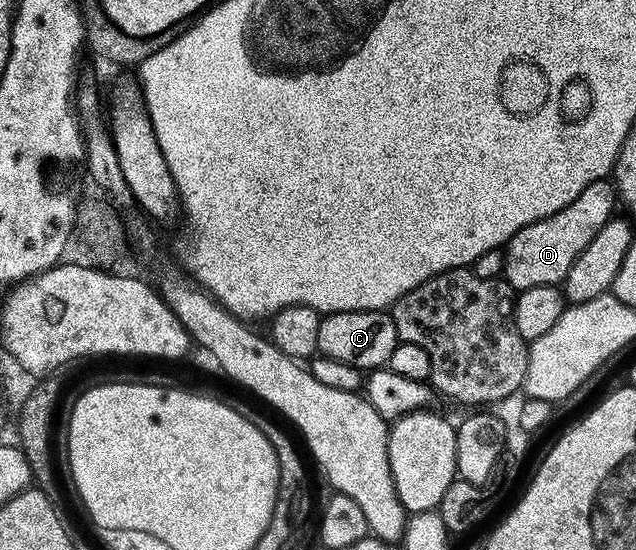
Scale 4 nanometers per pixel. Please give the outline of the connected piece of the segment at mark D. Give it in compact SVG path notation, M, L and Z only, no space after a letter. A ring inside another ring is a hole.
M609 179L592 182L564 210L556 210L556 214L548 214L548 218L540 218L540 222L532 222L524 226L504 246L506 267L504 279L511 288L521 290L532 286L561 285L566 279L568 270L572 270L572 262L580 258L584 246L600 234L600 230L615 215L616 188Z

